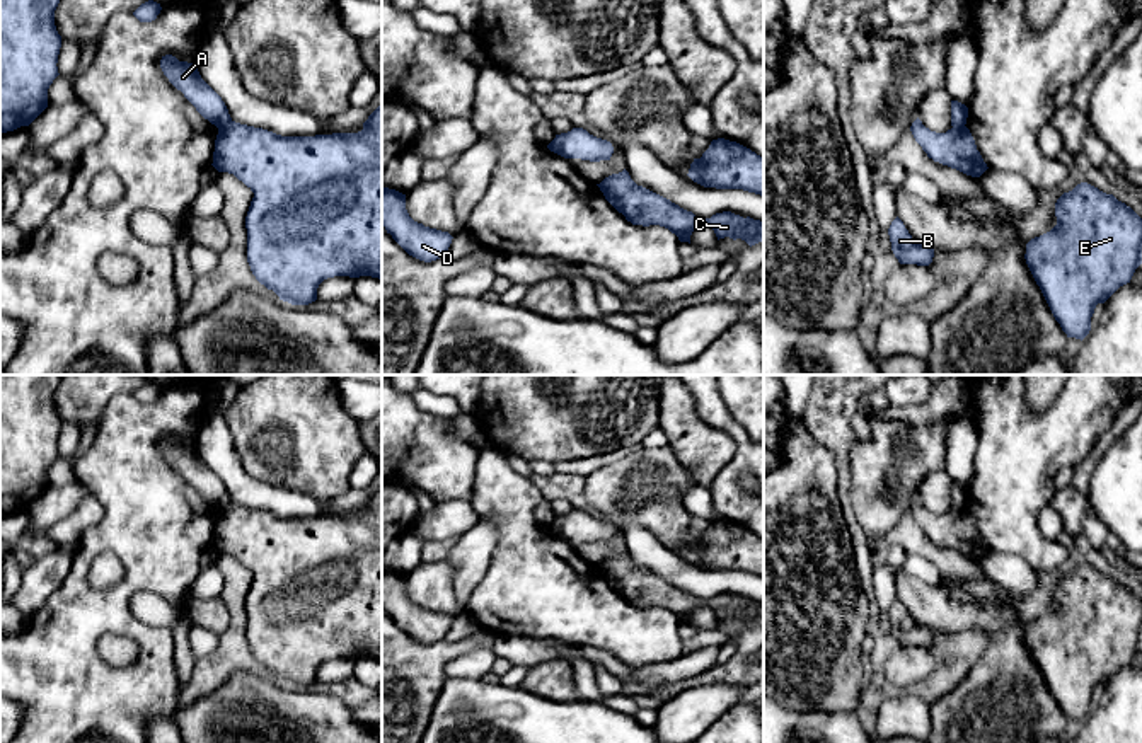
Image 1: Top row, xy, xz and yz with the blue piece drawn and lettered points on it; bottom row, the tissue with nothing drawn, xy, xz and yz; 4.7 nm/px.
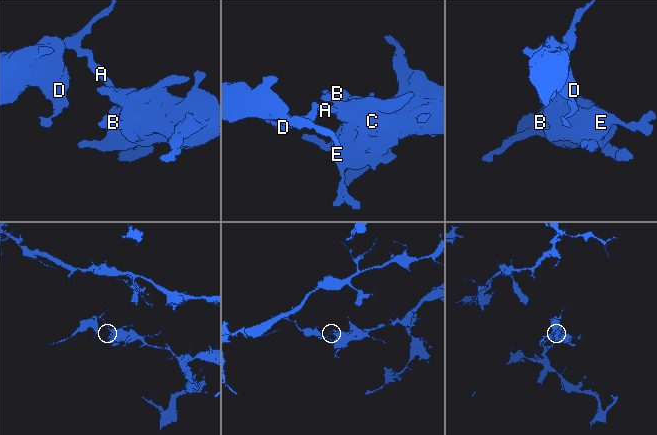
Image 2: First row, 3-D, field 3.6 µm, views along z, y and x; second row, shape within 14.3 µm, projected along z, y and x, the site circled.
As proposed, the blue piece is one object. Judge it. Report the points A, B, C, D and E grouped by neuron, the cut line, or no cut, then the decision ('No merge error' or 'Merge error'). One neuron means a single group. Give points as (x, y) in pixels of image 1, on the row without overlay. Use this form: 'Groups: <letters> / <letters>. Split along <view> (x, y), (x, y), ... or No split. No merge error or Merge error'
Groups: A D / B C E. Split along xy (232, 503), (219, 512). Merge error

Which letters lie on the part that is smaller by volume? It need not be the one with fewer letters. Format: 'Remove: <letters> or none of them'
Remove: A, D

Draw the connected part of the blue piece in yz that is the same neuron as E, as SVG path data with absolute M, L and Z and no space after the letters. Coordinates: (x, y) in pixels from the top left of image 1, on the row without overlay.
M1081 564L1055 585L1057 607L1026 625L1026 646L1067 719L1084 721L1098 685L1130 665L1142 646L1142 600L1113 576Z

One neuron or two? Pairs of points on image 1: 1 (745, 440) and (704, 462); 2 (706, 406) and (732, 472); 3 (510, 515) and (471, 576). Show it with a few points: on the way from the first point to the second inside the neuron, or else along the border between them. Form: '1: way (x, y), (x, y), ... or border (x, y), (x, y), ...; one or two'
1: border (704, 421), (735, 443), (715, 479); two
2: way (723, 420), (742, 438), (742, 455); one
3: border (490, 518), (496, 525), (496, 547), (484, 573); two

